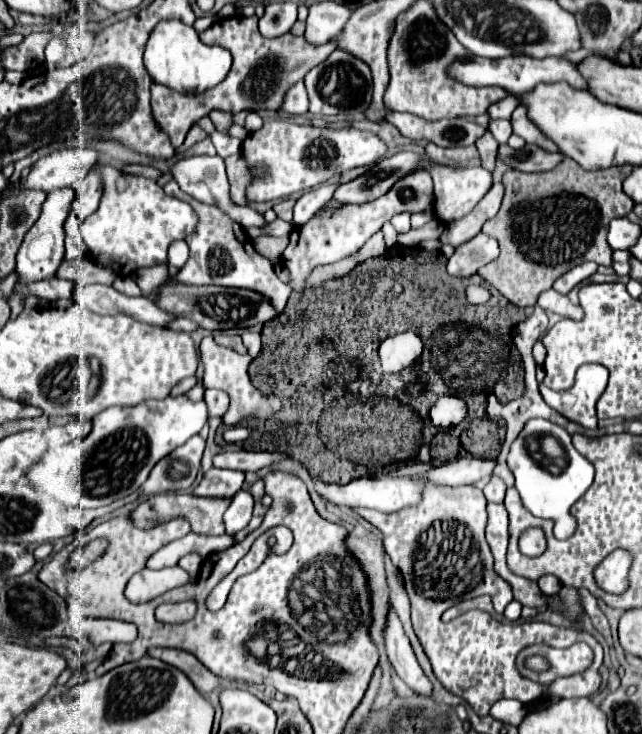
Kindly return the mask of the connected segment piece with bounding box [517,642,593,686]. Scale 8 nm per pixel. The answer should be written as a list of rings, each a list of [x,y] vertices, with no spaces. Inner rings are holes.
[[[575,642],[571,648],[563,648],[563,650],[549,646],[525,648],[517,656],[517,667],[521,667],[524,659],[529,656],[543,656],[549,662],[549,670],[520,674],[546,686],[559,676],[573,676],[585,672],[593,662],[593,650],[583,642]]]

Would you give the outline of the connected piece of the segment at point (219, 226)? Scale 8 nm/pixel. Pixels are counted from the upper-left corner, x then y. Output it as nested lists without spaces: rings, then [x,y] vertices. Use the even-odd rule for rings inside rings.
[[[175,180],[165,184],[165,192],[169,196],[181,198],[183,202],[189,202],[193,206],[193,210],[199,214],[199,224],[197,224],[195,232],[191,236],[187,236],[187,240],[185,240],[189,244],[189,250],[191,250],[187,264],[167,282],[181,282],[185,286],[211,286],[211,284],[215,284],[215,286],[227,286],[227,288],[231,286],[231,288],[257,290],[257,292],[269,296],[273,306],[281,312],[287,304],[291,288],[277,278],[271,262],[267,258],[263,258],[253,248],[253,242],[247,236],[247,232],[243,230],[243,226],[239,226],[237,222],[231,222],[231,216],[227,216],[227,212],[219,210],[217,206],[203,204],[203,202],[191,198],[189,194],[185,194]]]

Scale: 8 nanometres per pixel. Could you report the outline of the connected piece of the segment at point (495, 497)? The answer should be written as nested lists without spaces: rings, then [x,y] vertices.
[[[493,476],[491,482],[483,488],[483,494],[485,494],[487,502],[497,502],[497,504],[501,504],[503,498],[505,498],[505,484],[503,484],[503,480],[497,478],[497,476]]]

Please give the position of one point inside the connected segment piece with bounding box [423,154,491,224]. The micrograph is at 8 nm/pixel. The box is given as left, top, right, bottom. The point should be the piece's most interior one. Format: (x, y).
(456, 191)

